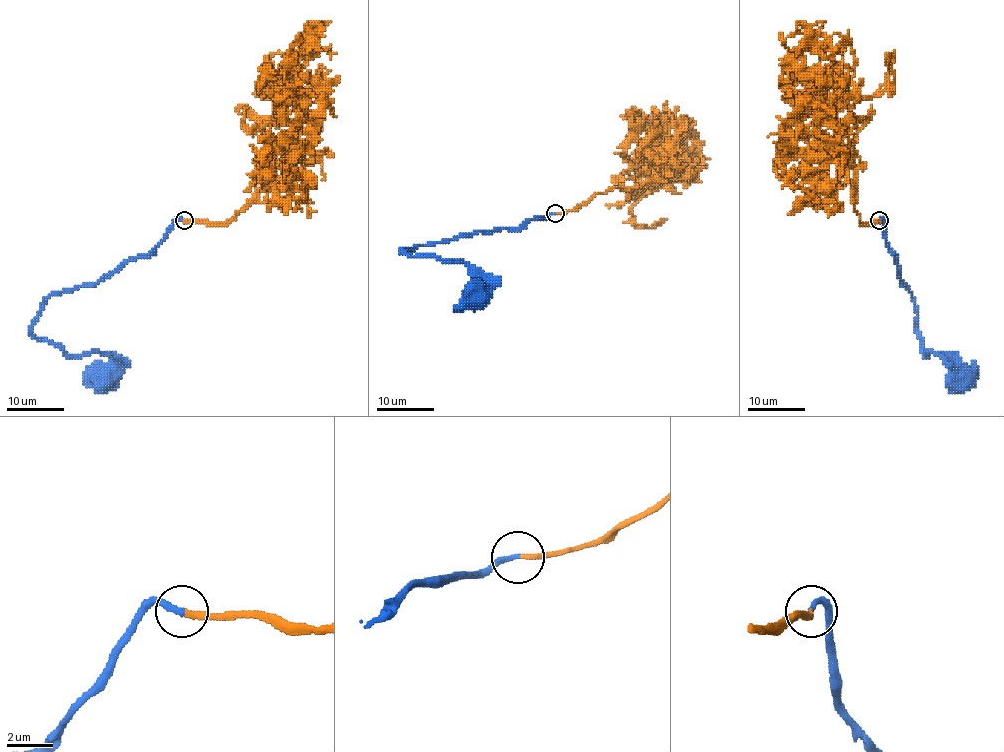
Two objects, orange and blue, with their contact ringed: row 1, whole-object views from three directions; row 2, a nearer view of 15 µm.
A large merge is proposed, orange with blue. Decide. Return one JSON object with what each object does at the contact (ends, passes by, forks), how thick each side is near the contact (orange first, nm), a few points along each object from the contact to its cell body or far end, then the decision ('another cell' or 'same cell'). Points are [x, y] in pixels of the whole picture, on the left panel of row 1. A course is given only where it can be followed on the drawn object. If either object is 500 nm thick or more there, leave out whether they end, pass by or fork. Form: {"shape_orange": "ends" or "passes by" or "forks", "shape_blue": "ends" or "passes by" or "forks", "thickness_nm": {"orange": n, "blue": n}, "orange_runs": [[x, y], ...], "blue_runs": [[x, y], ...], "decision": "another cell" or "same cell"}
{"shape_orange": "ends", "shape_blue": "ends", "thickness_nm": {"orange": 240, "blue": 240}, "orange_runs": [[185, 221], [223, 225], [254, 198], [271, 121], [297, 90], [292, 47], [330, 22]], "blue_runs": [[185, 221], [147, 255], [54, 292], [29, 328], [68, 356], [113, 356], [106, 376]], "decision": "same cell"}

